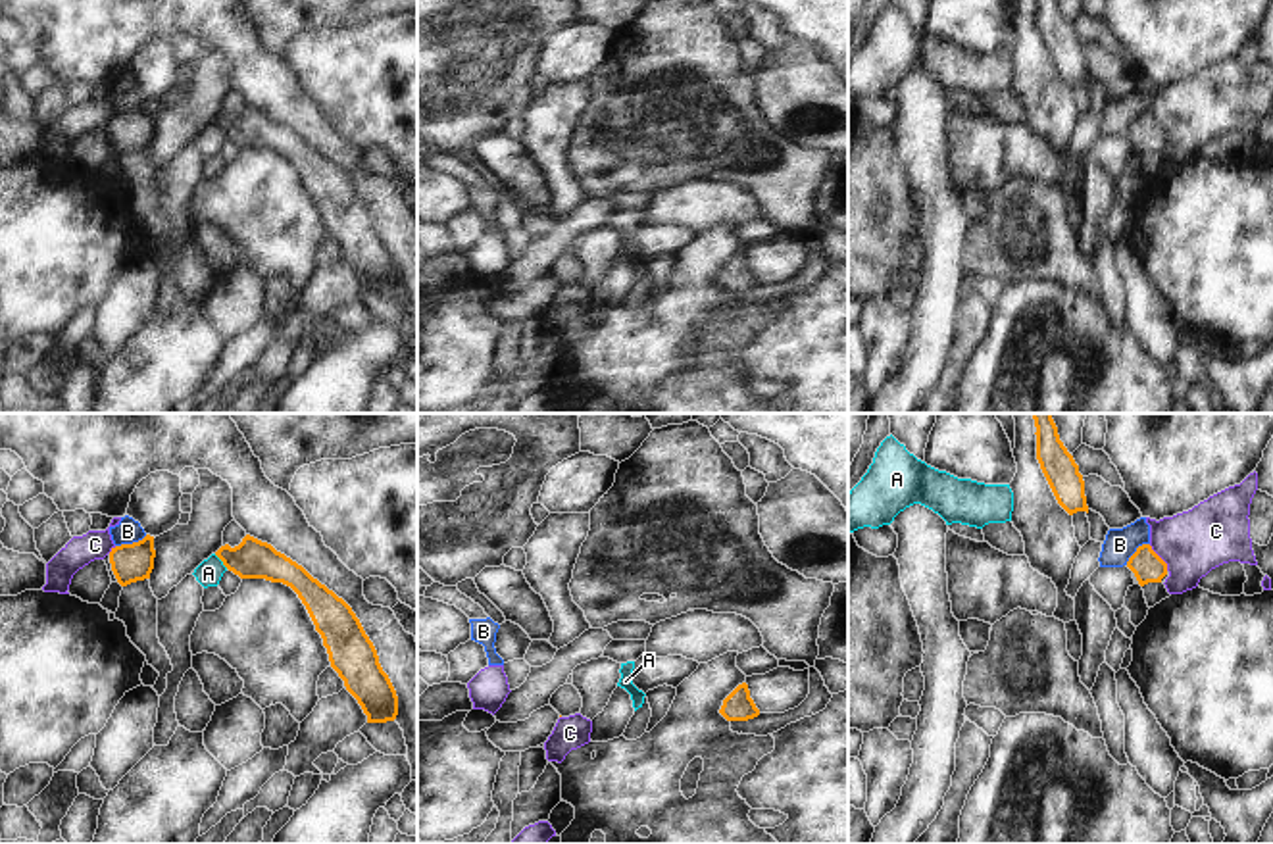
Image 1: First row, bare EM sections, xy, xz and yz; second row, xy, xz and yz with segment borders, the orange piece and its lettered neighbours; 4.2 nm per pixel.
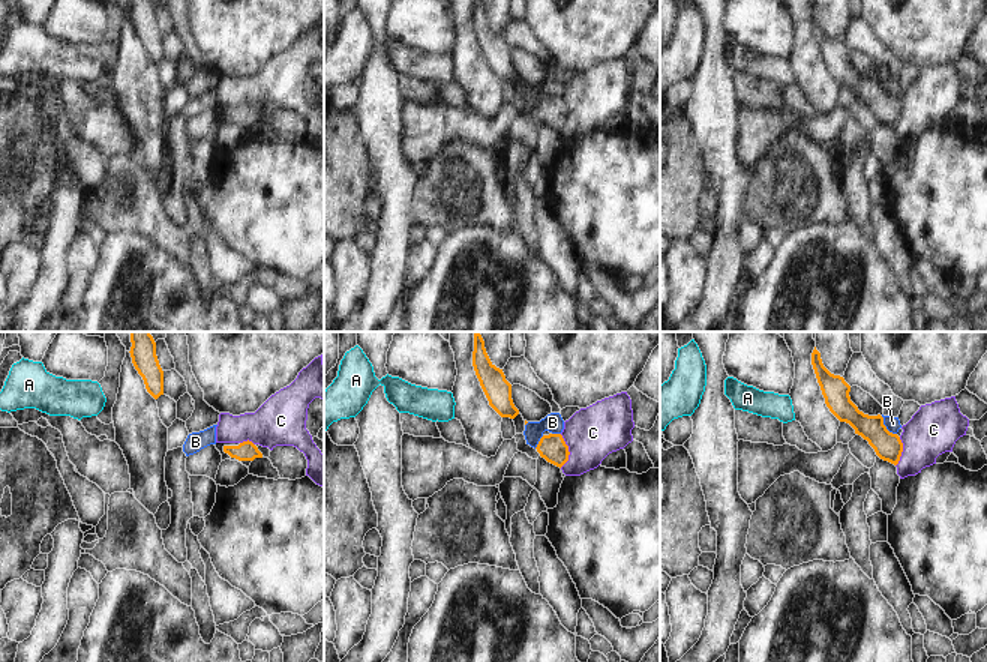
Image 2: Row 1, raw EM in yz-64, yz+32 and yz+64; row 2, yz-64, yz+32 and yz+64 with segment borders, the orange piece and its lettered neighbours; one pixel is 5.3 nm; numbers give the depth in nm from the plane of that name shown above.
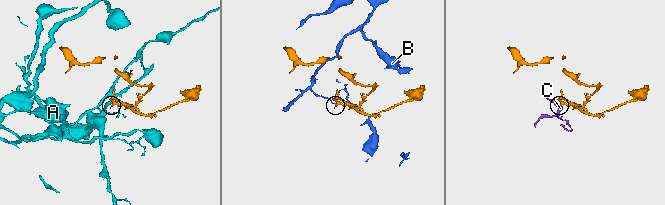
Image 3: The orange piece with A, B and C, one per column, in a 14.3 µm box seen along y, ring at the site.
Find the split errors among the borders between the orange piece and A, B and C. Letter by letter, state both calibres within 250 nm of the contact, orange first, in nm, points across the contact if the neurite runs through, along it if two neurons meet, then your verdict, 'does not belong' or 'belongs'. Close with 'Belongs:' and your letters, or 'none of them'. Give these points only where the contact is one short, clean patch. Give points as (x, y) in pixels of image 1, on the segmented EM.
A: 160 nm thick on the orange side, 110 nm on the other; does not belong
B: 160 nm thick on the orange side, 100 nm on the other; border along xy (147, 535), (116, 546); does not belong
C: 130 nm thick on the orange side, 280 nm on the other; border along yz (1148, 545), (1168, 570); does not belong
Belongs: none of them

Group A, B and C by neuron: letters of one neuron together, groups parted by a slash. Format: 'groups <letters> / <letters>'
groups A / B / C

